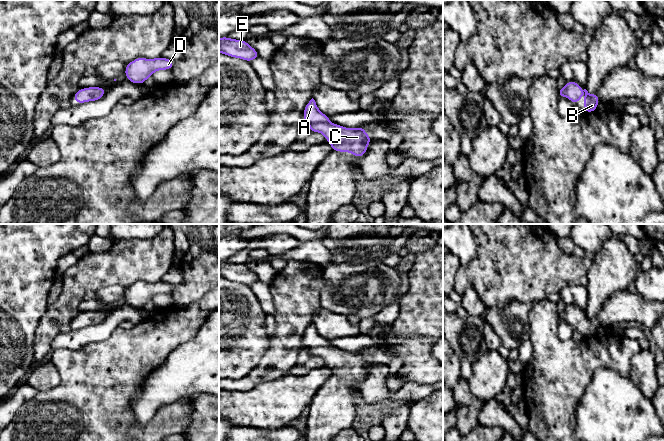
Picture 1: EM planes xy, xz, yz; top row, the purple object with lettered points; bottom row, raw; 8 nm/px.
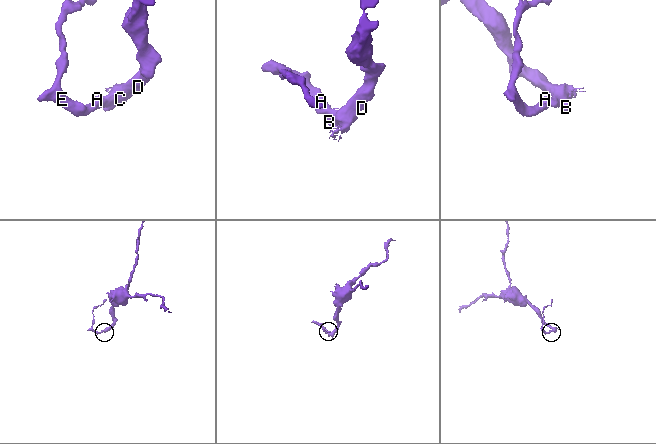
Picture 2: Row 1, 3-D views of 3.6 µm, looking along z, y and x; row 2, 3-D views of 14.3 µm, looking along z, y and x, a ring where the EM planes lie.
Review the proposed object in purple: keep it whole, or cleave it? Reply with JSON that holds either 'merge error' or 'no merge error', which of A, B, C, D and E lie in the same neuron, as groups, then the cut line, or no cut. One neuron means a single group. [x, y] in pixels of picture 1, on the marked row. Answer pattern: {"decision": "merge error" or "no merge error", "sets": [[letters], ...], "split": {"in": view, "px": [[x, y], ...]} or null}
{"decision": "no merge error", "sets": [["A", "B", "C", "D", "E"]], "split": null}

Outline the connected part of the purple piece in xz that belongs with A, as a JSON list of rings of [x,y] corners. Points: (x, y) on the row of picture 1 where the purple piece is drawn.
[[[313,98],[306,104],[303,116],[303,123],[308,124],[310,132],[322,133],[332,146],[332,151],[349,152],[361,158],[372,141],[363,126],[347,129],[330,122],[329,116],[318,109]]]

